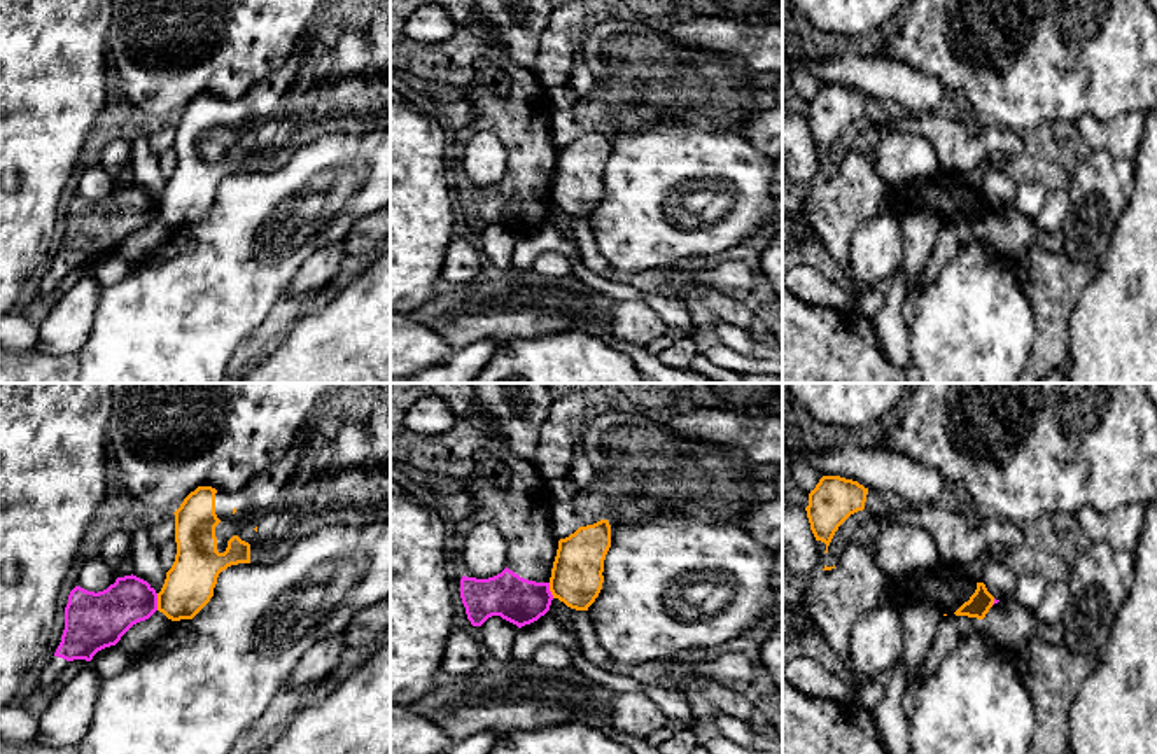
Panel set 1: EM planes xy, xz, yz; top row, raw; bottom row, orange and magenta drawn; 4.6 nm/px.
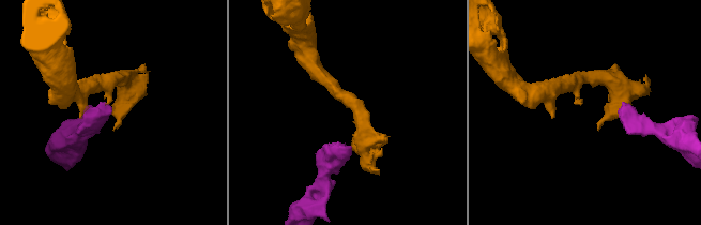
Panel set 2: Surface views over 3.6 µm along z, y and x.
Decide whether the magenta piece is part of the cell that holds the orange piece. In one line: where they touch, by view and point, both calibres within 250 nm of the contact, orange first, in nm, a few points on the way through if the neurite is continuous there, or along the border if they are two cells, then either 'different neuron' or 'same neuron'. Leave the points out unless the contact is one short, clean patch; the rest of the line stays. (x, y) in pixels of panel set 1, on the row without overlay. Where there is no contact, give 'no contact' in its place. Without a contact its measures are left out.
contact xy (158, 210); calibres 220 and 240 nm; border xy (156, 202), (158, 217); different neuron

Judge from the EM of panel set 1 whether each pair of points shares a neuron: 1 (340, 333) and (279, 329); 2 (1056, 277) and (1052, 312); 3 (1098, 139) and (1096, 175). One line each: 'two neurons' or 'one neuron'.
1: two neurons
2: one neuron
3: two neurons

